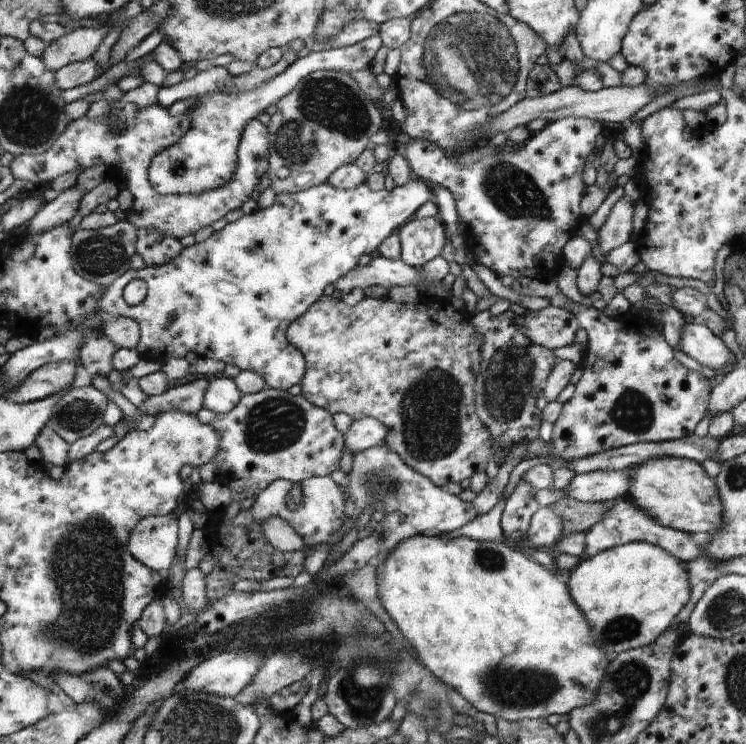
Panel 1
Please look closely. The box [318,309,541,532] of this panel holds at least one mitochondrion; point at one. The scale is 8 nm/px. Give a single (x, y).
(431, 409)

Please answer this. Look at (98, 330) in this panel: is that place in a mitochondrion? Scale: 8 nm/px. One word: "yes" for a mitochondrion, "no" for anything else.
no

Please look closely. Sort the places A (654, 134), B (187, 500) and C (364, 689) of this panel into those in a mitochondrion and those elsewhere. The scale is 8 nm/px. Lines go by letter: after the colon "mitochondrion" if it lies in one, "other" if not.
A: other
B: other
C: mitochondrion

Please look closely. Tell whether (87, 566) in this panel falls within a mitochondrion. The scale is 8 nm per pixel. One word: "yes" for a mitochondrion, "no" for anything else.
yes

